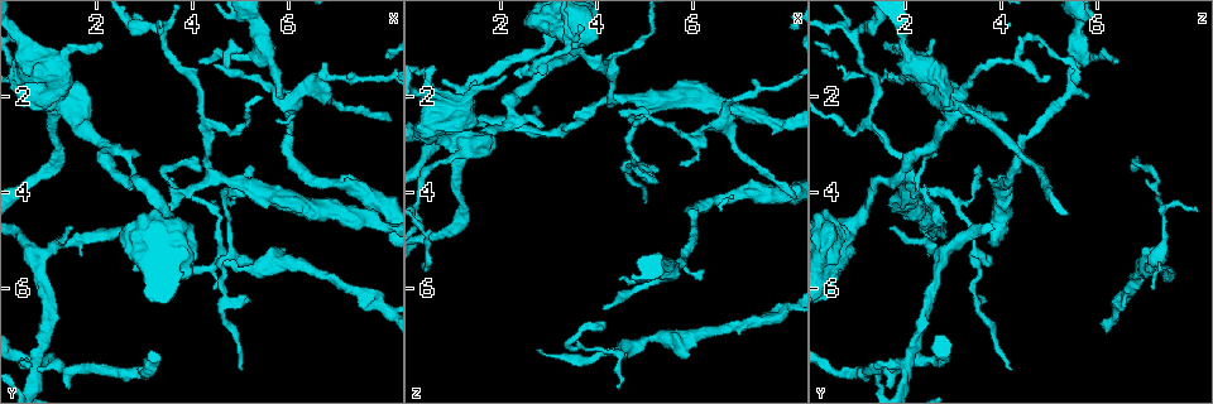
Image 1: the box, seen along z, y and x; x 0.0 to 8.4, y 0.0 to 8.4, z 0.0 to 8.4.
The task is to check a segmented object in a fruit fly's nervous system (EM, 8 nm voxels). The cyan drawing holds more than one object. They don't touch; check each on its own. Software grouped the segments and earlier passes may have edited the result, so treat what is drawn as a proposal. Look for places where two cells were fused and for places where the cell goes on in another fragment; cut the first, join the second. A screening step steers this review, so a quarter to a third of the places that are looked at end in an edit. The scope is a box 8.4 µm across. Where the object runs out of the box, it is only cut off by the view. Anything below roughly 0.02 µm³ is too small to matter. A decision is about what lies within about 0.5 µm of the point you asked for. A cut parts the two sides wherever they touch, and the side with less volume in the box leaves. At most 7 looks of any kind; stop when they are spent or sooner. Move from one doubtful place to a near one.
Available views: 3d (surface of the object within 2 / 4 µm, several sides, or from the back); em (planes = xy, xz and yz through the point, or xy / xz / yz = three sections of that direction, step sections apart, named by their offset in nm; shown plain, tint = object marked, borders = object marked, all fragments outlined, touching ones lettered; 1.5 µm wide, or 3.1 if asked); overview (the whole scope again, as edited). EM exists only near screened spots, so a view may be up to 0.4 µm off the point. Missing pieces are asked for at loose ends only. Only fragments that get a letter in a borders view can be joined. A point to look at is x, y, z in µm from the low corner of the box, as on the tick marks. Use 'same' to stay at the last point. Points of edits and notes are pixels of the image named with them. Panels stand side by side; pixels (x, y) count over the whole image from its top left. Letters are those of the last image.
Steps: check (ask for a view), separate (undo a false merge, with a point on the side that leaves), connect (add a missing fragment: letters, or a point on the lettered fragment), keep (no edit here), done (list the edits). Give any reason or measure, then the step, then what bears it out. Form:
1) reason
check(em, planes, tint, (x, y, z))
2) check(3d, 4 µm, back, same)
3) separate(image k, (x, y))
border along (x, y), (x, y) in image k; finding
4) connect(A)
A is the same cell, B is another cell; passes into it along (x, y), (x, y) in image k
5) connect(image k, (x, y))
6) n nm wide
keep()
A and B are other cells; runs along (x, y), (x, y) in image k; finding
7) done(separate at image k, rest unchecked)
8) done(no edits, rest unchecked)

tapers out
check(em, xy, step 4, tint, (4.10, 1.25, 6.45))

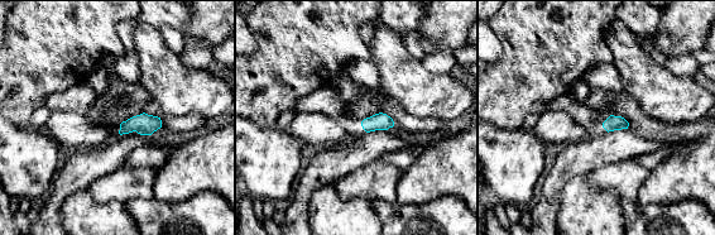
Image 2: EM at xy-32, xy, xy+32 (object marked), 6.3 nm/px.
see the neighbours
check(em, xy, step 4, borders, same)

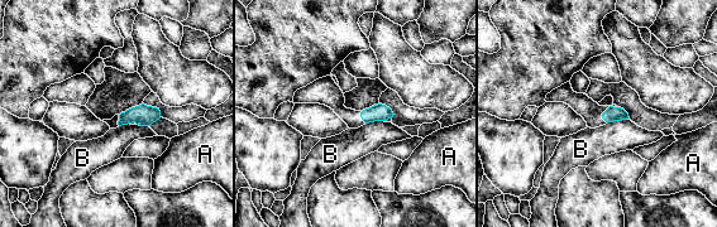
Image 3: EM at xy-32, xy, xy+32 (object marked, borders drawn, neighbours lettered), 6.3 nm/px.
keep()
A and B are other cells; border along (626, 119), (607, 124) in image 3; none of them fits

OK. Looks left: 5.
thin end
check(em, planes, plain, (4.20, 3.50, 6.65))

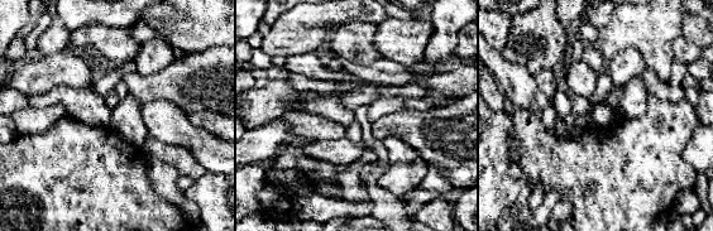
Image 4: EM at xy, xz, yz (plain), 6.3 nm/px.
check(em, planes, borders, same)

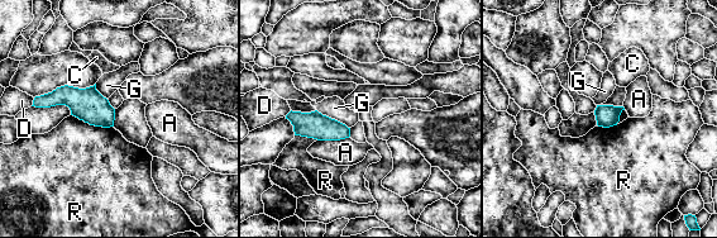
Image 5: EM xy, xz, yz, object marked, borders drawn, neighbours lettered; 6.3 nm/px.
140 nm wide
keep()
A, C, D, G and R are other cells; border along (71, 114), (90, 124), (113, 127) in image 5; no lettered fragment goes on from it

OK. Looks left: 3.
an open end
check(em, planes, borders, (5.05, 1.05, 2.45))

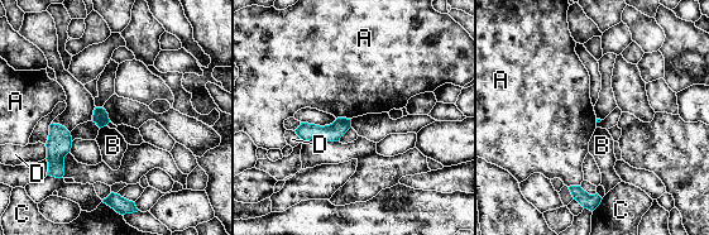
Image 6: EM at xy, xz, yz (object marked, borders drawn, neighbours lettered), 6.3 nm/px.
keep()
A, B, C and D are other cells; runs along (348, 121), (334, 132), (300, 132) in image 6; no lettered fragment goes on from it

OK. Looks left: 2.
done(no edits, rest unchecked)

